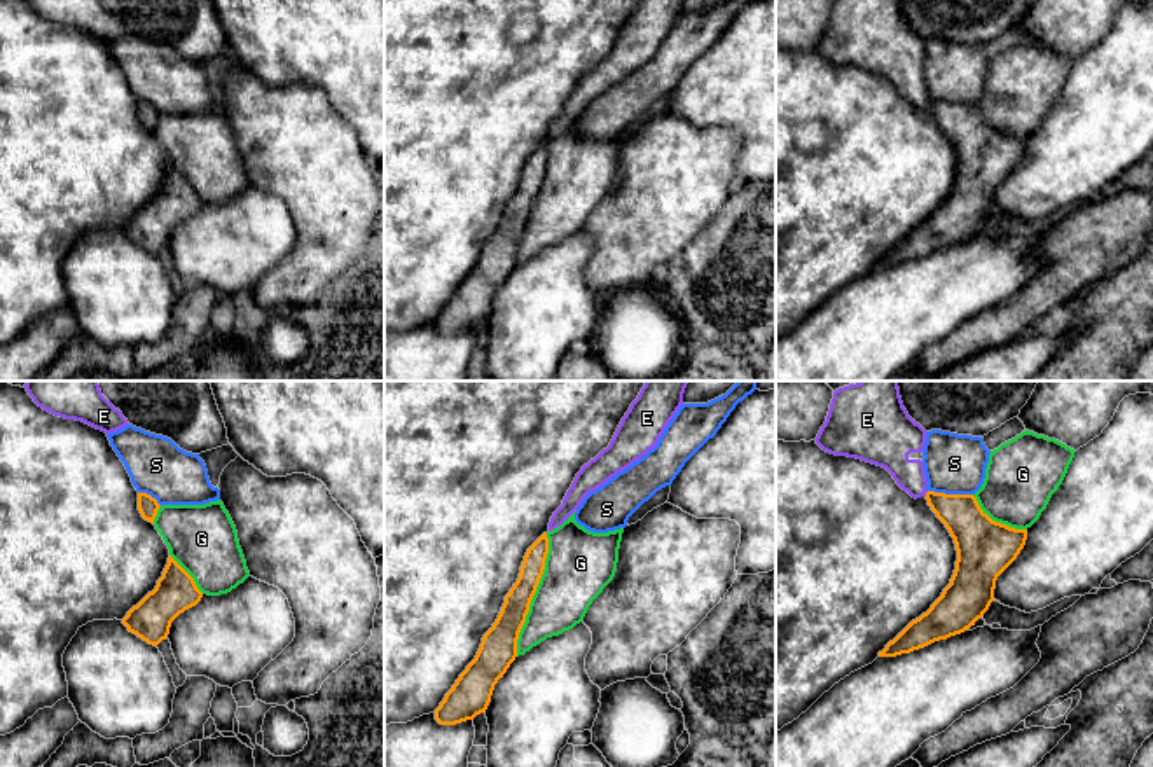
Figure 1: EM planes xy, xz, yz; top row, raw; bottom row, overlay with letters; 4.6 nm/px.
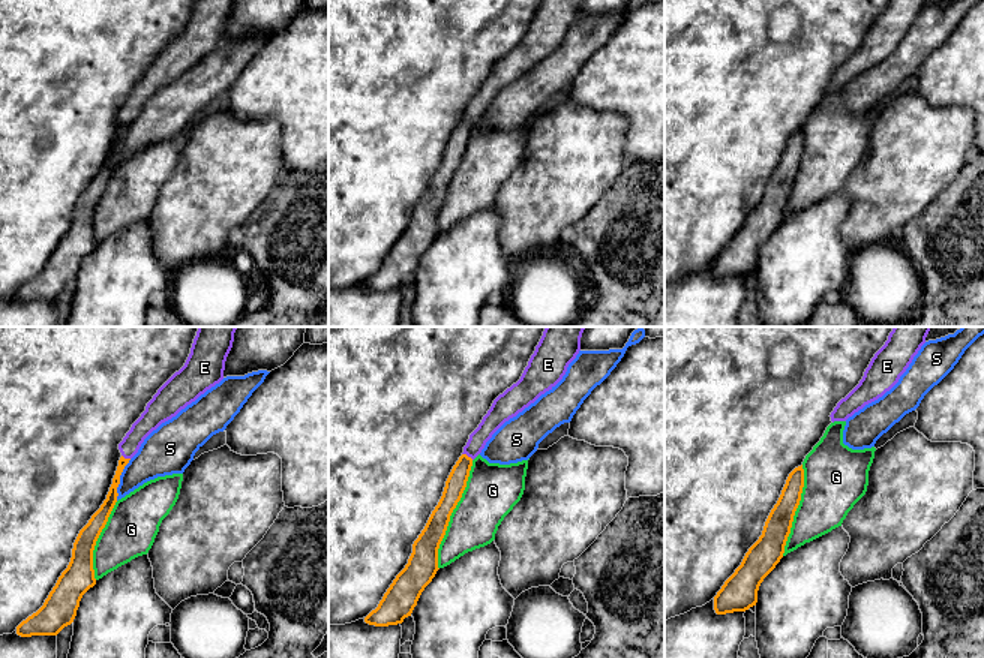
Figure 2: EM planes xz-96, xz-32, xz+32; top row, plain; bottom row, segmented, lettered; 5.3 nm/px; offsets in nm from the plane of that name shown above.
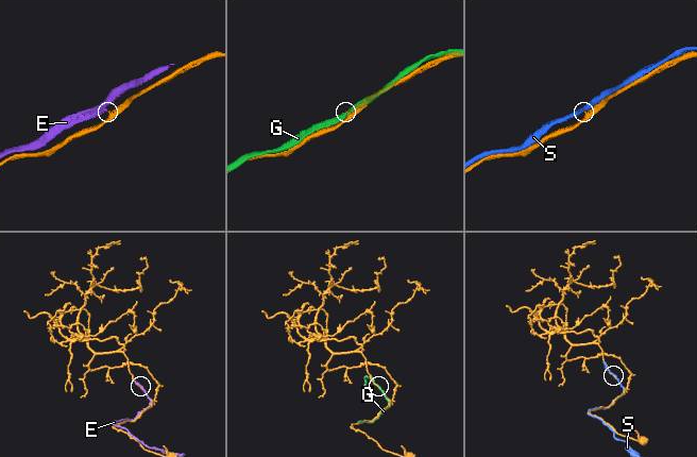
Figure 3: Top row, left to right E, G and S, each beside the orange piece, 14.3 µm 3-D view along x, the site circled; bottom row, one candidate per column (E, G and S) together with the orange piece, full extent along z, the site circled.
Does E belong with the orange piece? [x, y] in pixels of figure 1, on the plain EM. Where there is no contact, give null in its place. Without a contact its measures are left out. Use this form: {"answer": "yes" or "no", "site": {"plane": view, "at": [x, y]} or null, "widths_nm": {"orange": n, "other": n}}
{"answer": "no", "site": {"plane": "yz", "at": [926, 102]}, "widths_nm": {"orange": 190, "other": 160}}

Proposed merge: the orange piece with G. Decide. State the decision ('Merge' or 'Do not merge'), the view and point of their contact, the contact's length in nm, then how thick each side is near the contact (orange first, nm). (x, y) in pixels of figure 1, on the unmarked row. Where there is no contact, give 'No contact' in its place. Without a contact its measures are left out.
Do not merge. Touches orange at xz (533, 203). Shared border 600 nm. Thickness 140 nm (orange) against 300 nm

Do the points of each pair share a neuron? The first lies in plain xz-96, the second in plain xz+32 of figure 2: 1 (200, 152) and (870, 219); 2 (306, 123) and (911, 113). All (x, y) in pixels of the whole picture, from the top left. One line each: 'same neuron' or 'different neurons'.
1: same neuron
2: different neurons

